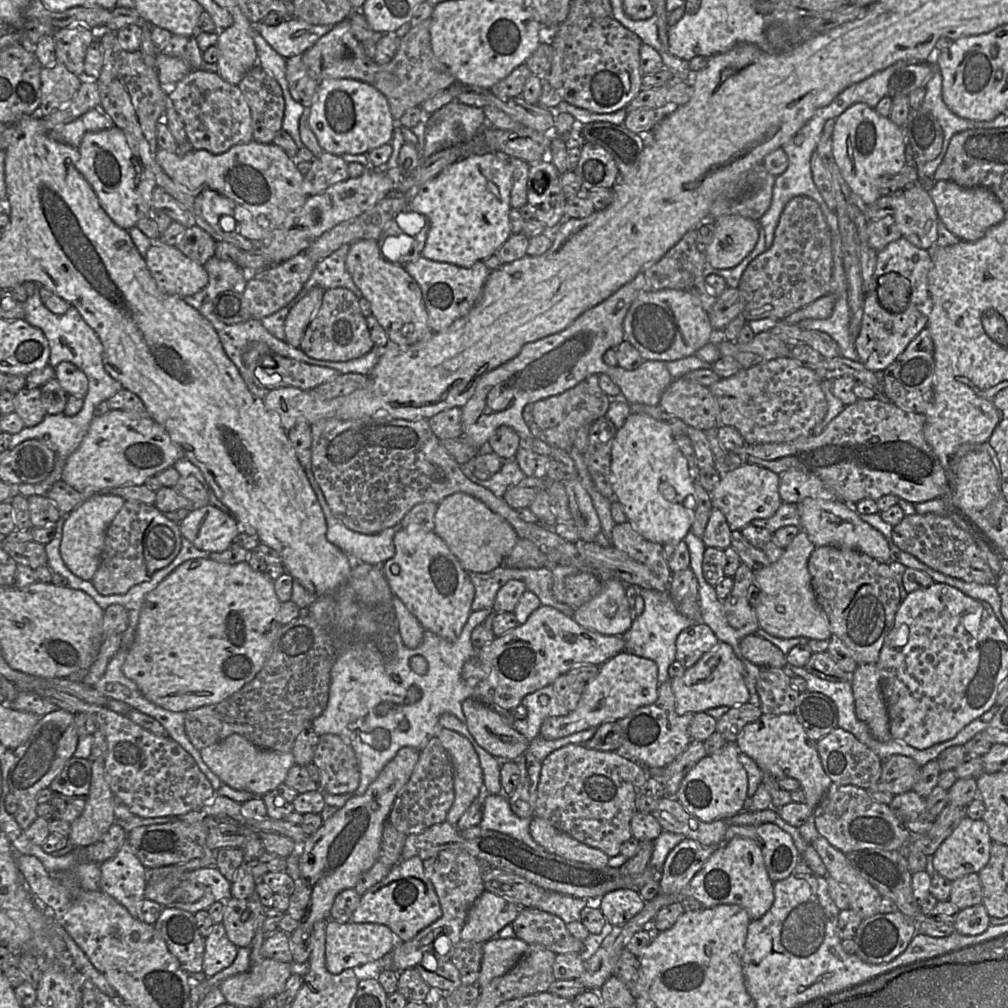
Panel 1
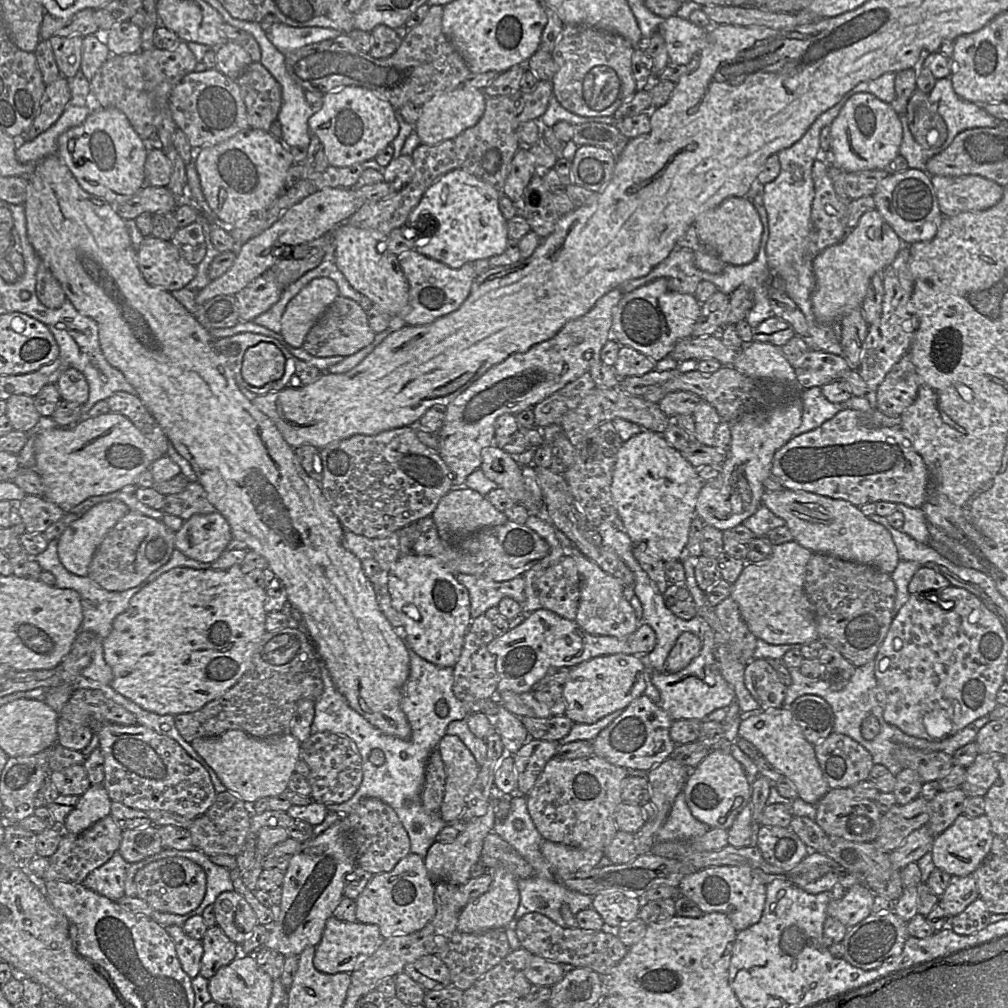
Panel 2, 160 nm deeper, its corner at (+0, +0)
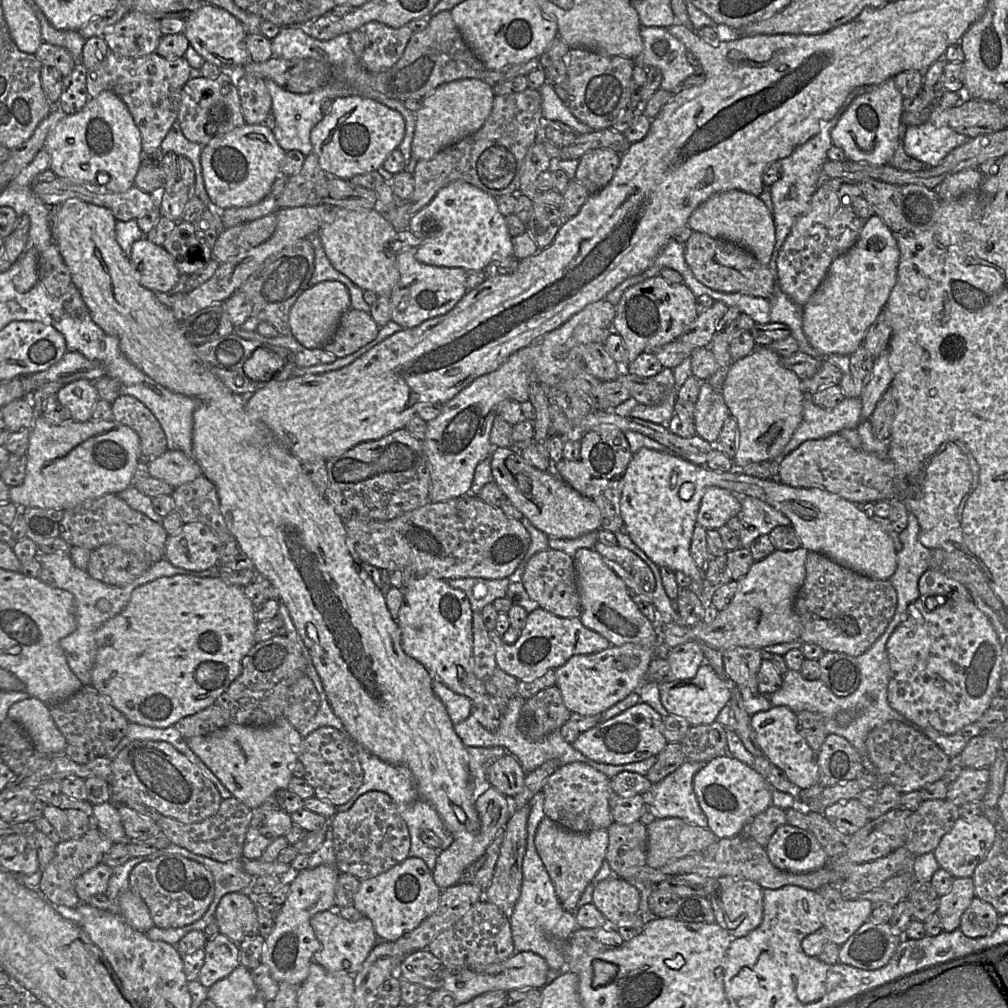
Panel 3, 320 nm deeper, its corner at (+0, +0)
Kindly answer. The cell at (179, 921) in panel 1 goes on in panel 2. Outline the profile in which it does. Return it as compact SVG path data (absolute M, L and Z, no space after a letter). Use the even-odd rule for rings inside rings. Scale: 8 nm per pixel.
M181 926L166 928L175 943L177 956L184 972L191 978L200 975L200 963L204 953L202 942L189 937Z

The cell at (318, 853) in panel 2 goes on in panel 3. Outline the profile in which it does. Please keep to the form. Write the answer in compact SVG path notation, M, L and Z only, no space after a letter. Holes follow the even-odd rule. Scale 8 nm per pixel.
M319 865L299 871L289 884L289 893L275 917L271 933L265 938L261 955L261 963L269 968L276 982L288 982L300 986L307 978L313 956L320 947L310 919L319 912L335 910L335 886L339 874L337 867Z

